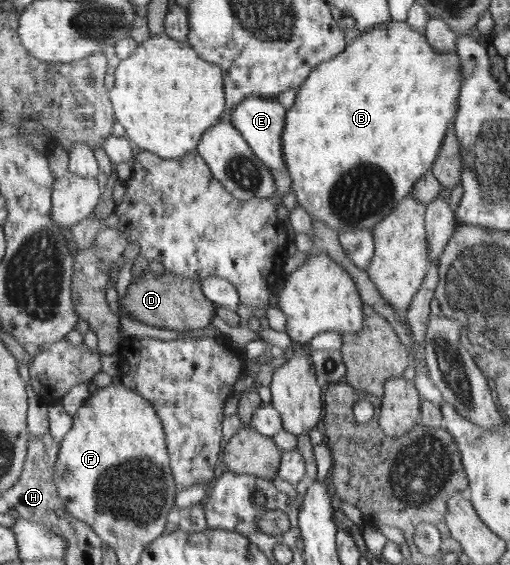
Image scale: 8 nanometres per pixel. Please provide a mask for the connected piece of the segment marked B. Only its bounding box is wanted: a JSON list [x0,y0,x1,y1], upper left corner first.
[282,20,465,234]

